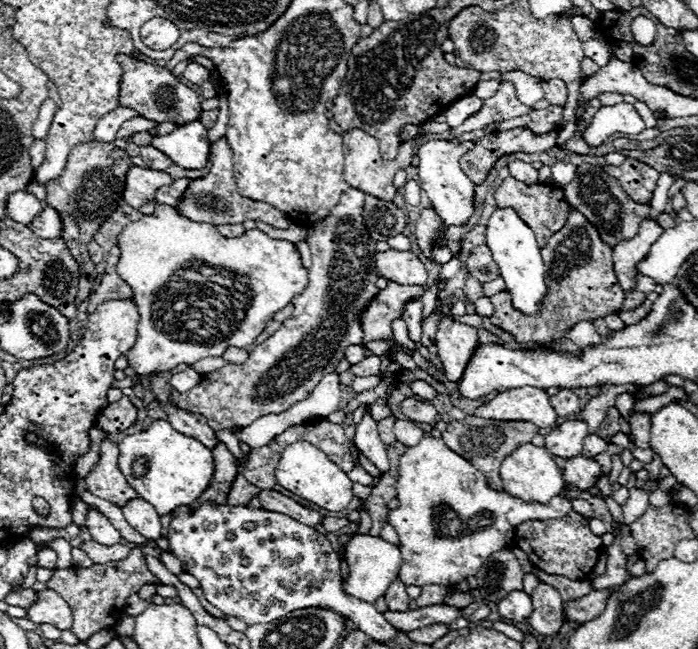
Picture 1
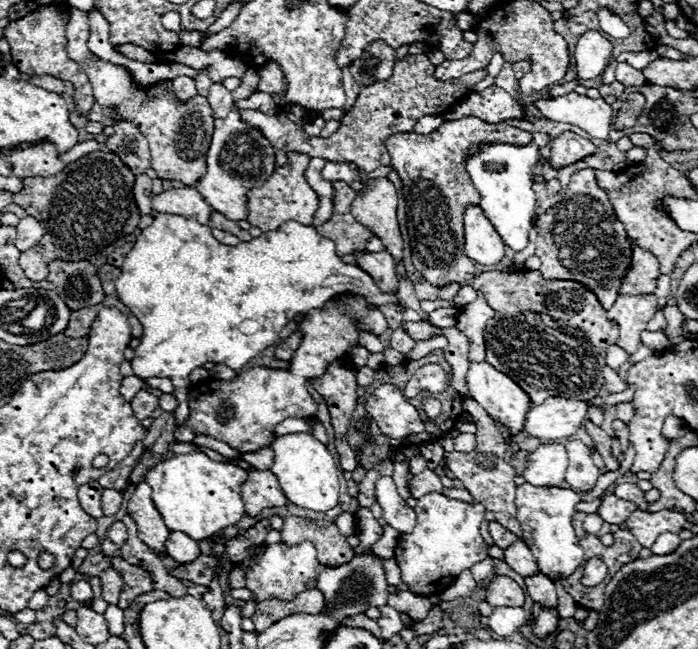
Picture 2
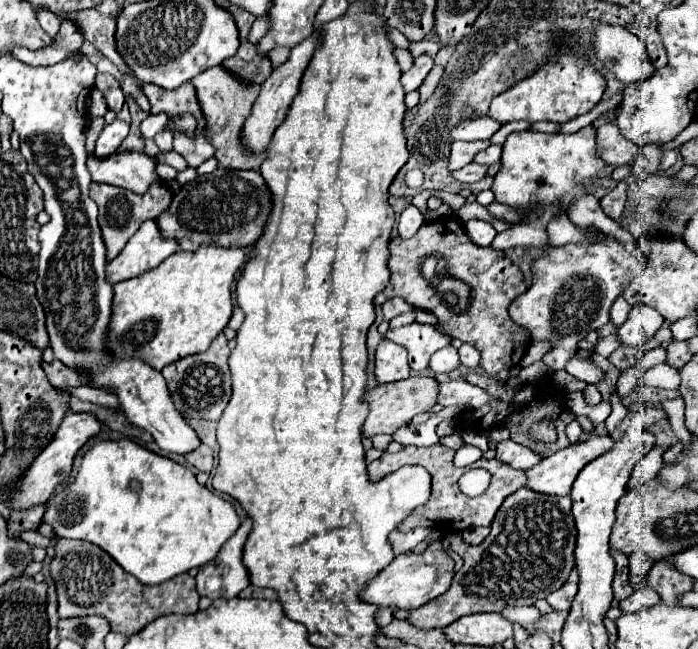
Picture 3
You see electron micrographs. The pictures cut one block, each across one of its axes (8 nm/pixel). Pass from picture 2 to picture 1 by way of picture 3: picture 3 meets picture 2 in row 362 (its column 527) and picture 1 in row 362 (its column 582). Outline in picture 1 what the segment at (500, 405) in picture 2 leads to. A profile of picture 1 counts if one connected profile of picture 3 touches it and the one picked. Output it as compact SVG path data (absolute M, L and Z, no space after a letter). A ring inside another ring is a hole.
M444 316L438 324L434 346L436 356L444 366L446 378L450 382L458 382L474 348L478 346L478 334L472 326L456 322L450 316Z

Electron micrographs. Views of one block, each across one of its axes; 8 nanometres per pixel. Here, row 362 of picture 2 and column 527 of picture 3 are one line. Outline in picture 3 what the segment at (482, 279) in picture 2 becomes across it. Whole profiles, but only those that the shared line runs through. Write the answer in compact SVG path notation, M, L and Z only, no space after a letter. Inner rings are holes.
M520 488L498 508L486 540L480 546L470 546L466 550L462 556L464 566L454 574L448 592L416 610L410 610L406 620L420 630L432 630L446 628L450 622L476 612L502 610L506 606L530 606L566 582L574 568L574 546L576 526L570 512L570 498L546 496Z

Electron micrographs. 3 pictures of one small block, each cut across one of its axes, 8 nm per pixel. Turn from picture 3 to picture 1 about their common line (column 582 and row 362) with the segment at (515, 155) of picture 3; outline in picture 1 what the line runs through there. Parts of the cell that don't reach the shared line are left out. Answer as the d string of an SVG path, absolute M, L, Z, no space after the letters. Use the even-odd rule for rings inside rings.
M156 204L156 210L142 220L130 222L118 236L118 246L122 254L116 270L134 288L140 312L138 340L126 358L140 376L172 370L178 364L192 366L202 358L222 356L230 346L248 348L272 314L290 304L308 284L308 270L302 268L302 258L292 242L268 238L260 230L224 240L216 226L186 220L164 204ZM190 260L202 260L202 264L222 266L230 272L230 296L224 300L230 310L172 310L170 294L162 294L162 286Z

